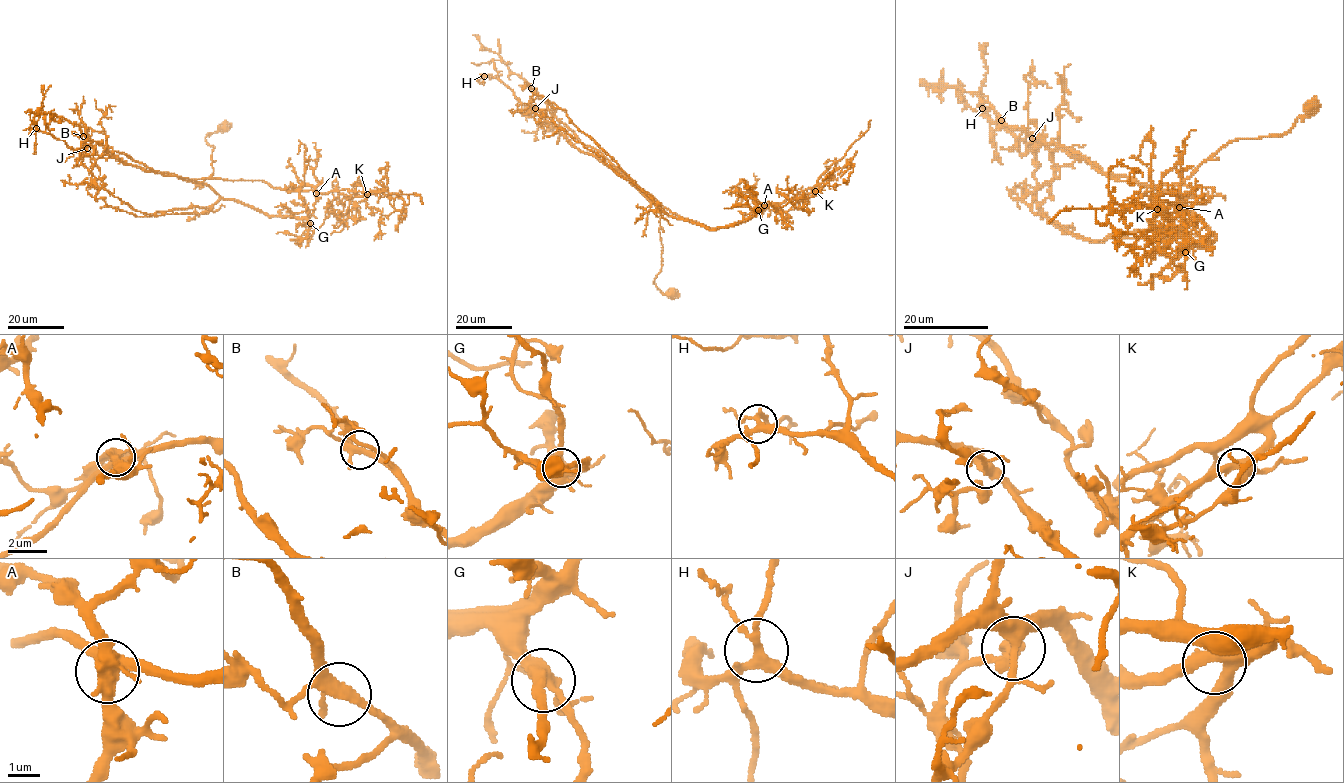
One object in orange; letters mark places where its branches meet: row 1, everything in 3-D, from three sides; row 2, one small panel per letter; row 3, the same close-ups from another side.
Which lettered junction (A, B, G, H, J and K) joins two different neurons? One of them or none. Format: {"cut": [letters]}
{"cut": ["A"]}

